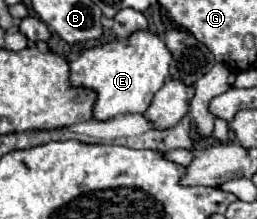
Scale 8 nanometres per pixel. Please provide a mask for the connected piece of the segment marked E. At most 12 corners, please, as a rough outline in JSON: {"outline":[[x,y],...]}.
{"outline":[[140,30],[80,54],[70,86],[94,120],[144,114],[168,78],[162,38]]}

